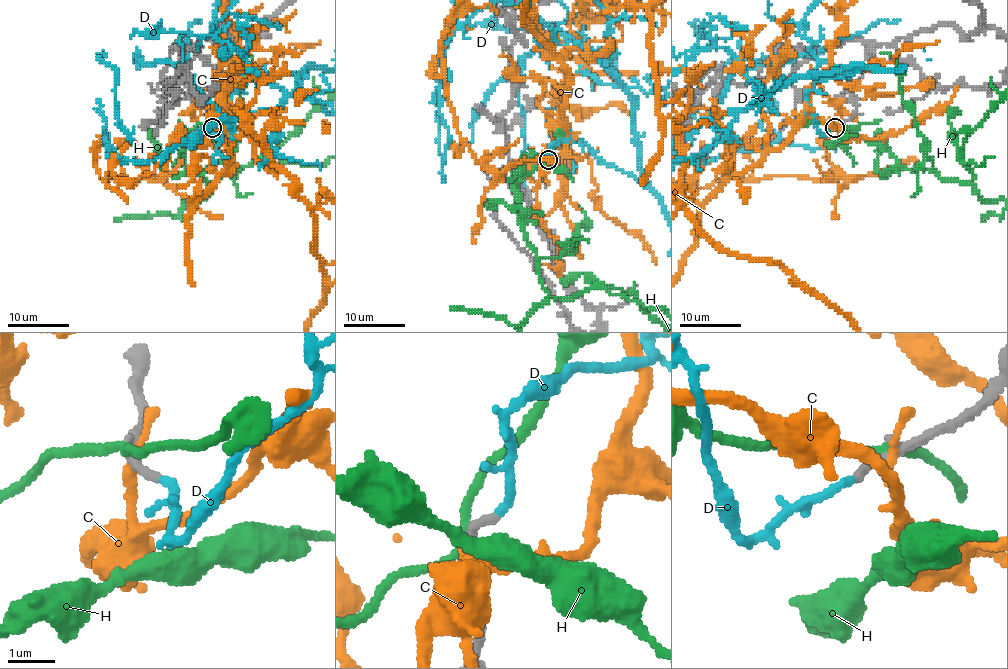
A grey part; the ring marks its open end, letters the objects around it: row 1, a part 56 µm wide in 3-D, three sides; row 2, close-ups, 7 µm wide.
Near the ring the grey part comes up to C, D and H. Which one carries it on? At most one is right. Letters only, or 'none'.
D

